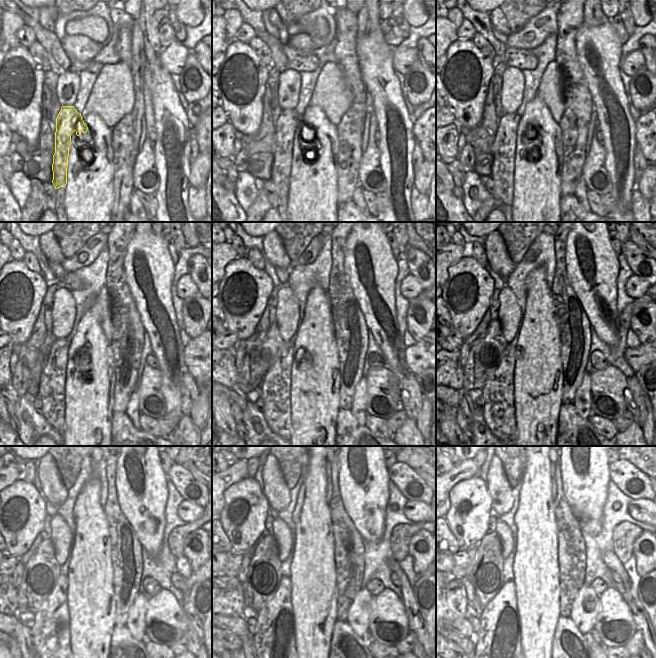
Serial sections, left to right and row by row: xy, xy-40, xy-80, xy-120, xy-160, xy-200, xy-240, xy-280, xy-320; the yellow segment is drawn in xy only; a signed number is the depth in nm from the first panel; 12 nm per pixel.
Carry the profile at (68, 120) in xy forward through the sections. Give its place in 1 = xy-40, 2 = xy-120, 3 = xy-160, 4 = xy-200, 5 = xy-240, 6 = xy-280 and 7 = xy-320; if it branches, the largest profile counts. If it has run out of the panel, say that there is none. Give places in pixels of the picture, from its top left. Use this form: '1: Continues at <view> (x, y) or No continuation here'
1: Continues at xy-40 (286, 125)
2: Continues at xy-120 (52, 382)
3: Continues at xy-160 (275, 390)
4: Continues at xy-200 (498, 392)
5: Continues at xy-240 (50, 634)
6: Continues at xy-280 (274, 640)
7: Continues at xy-320 (498, 649)

